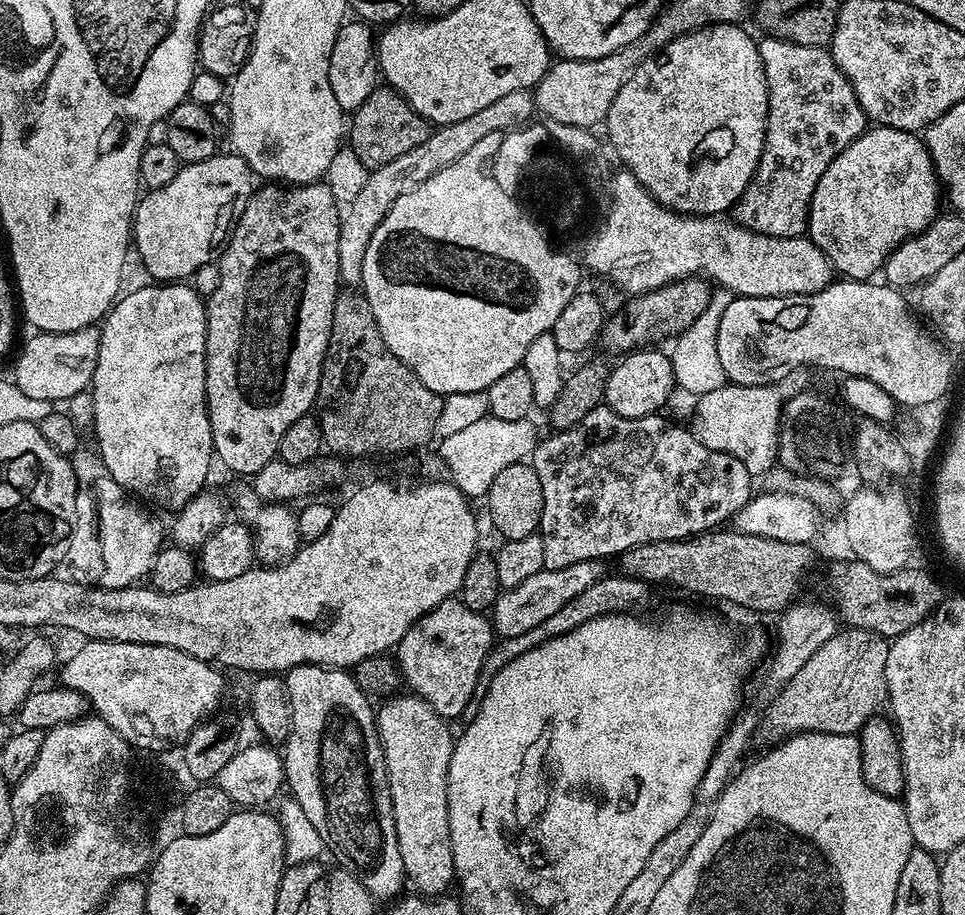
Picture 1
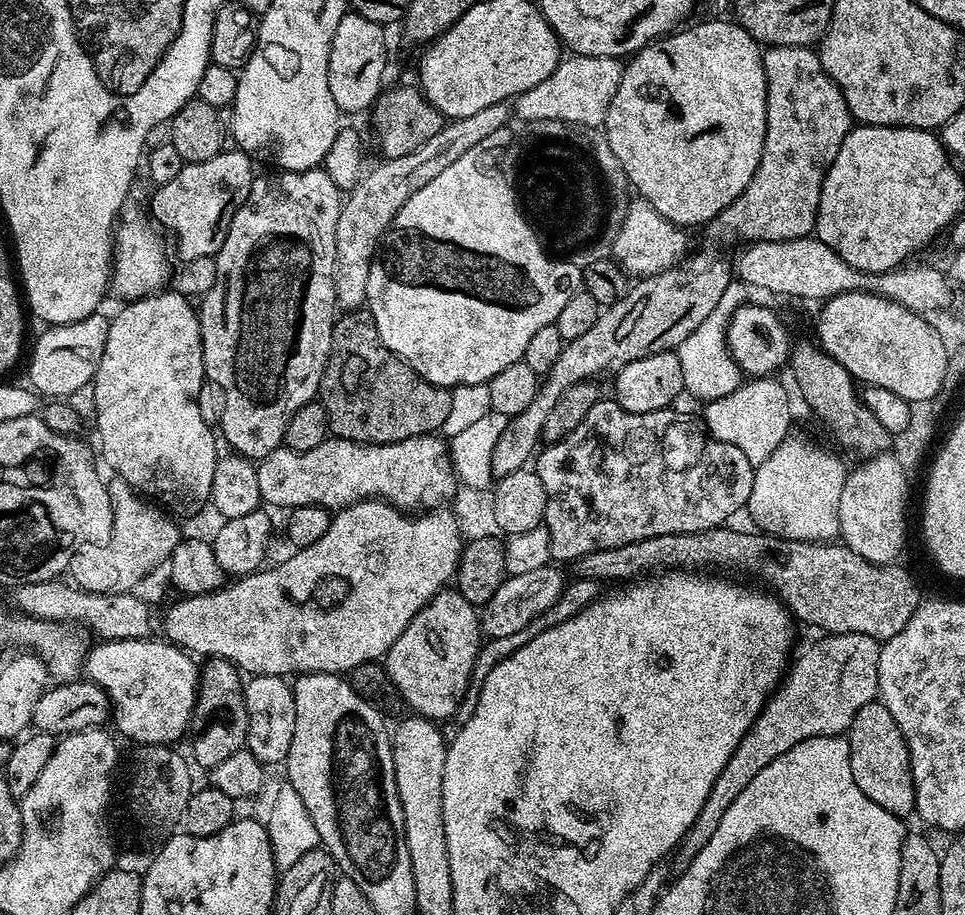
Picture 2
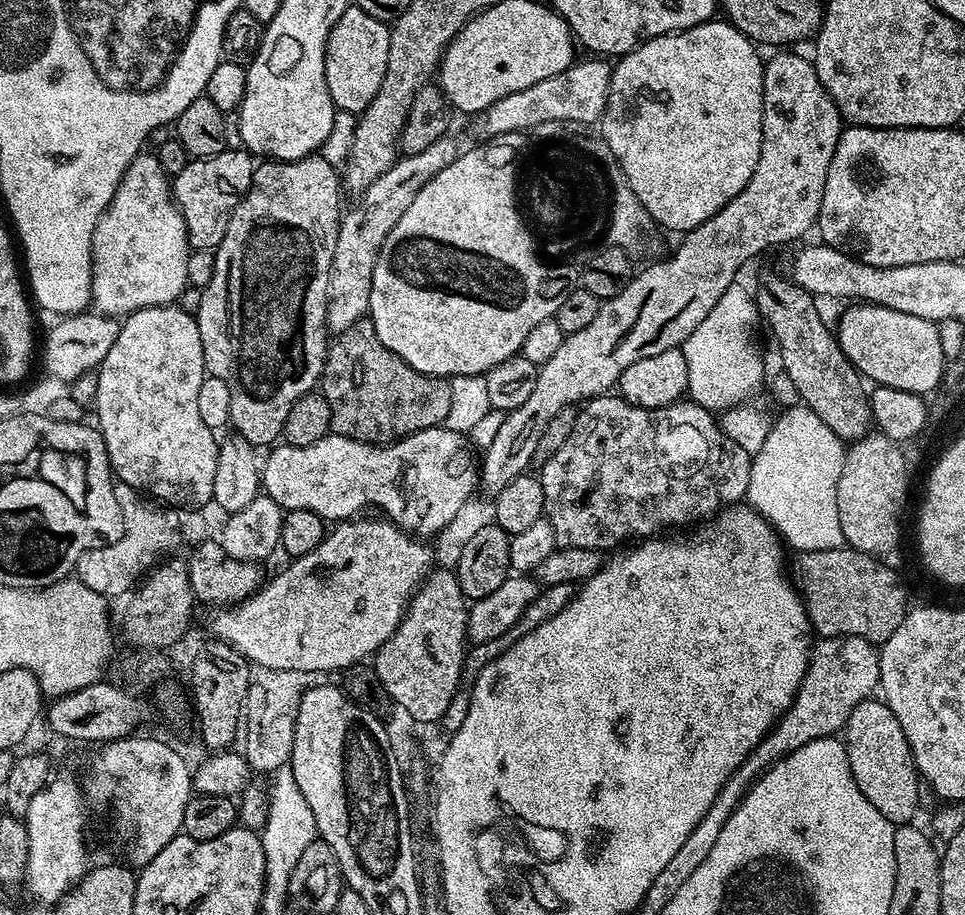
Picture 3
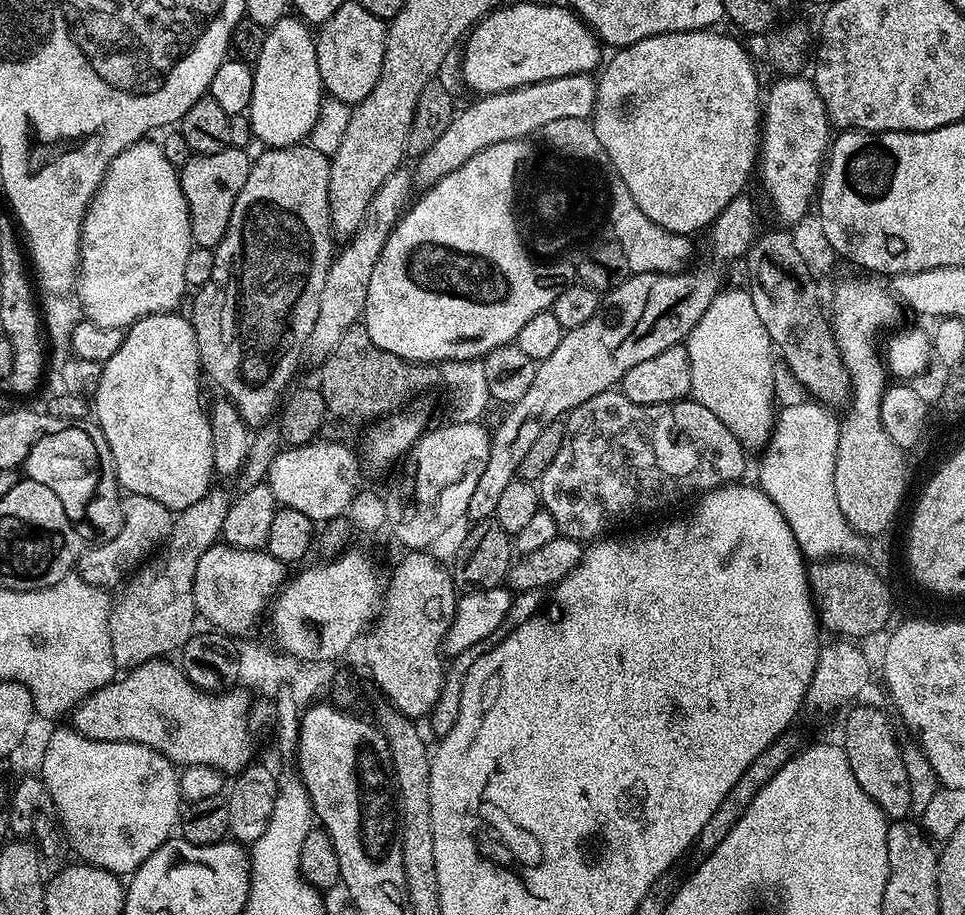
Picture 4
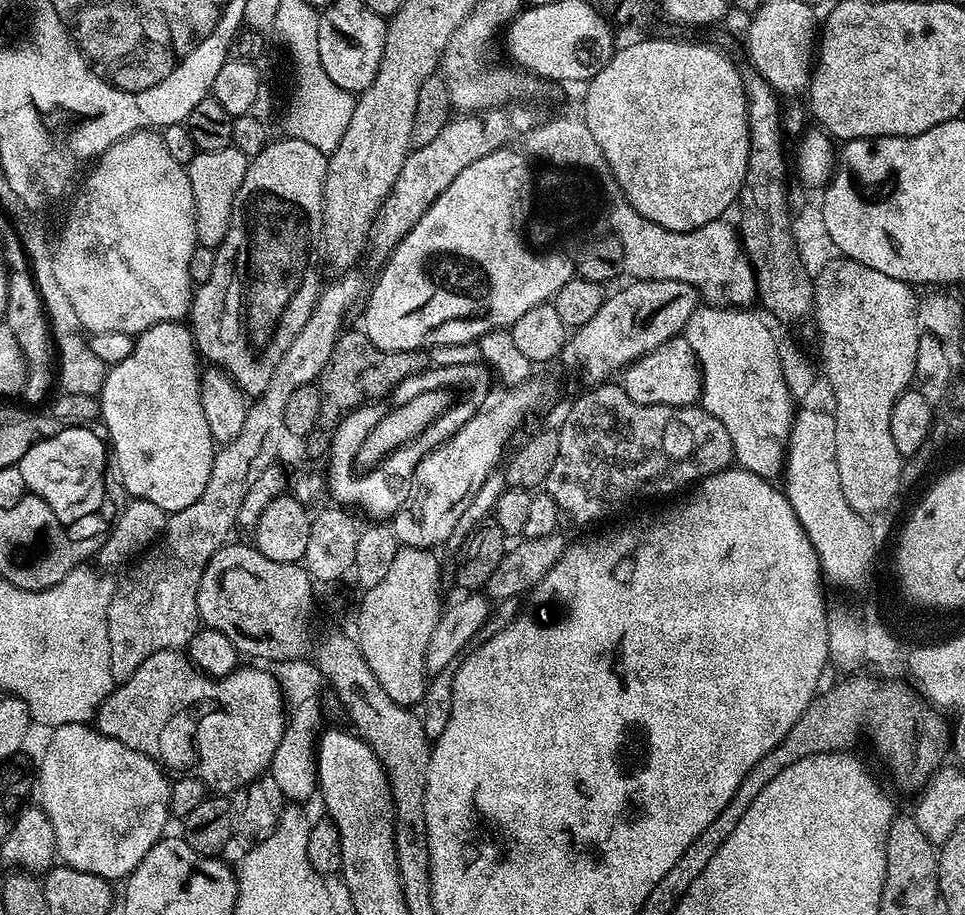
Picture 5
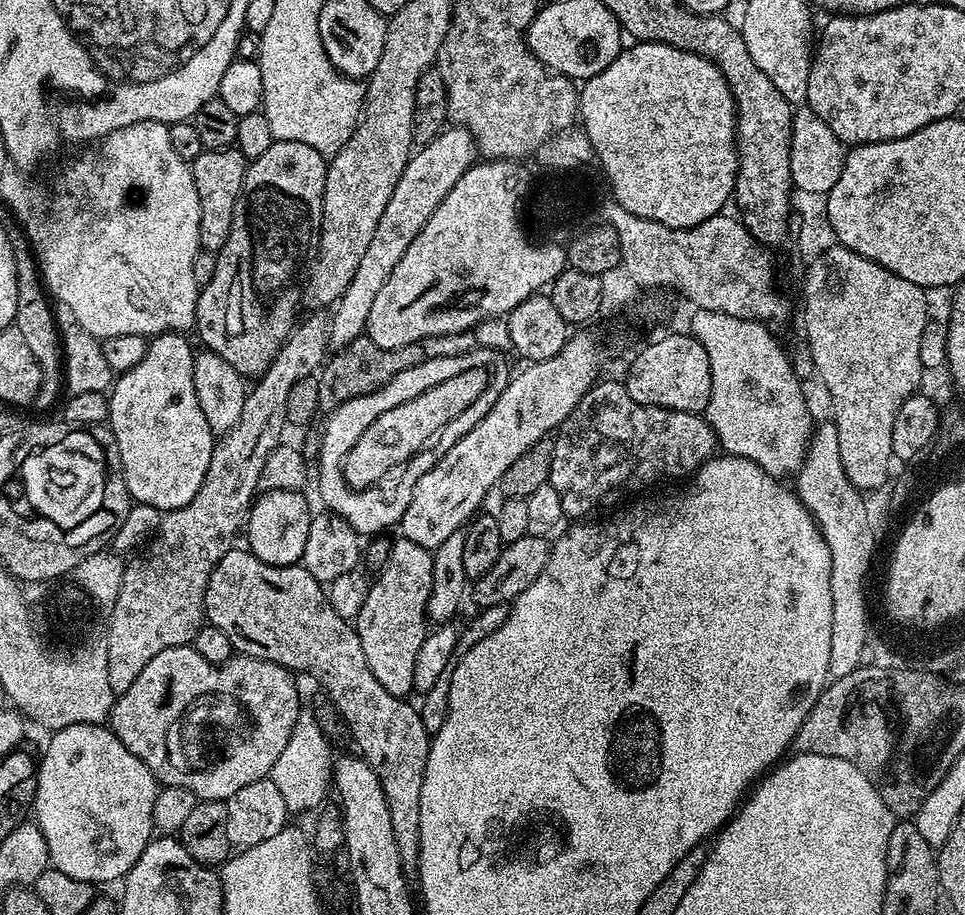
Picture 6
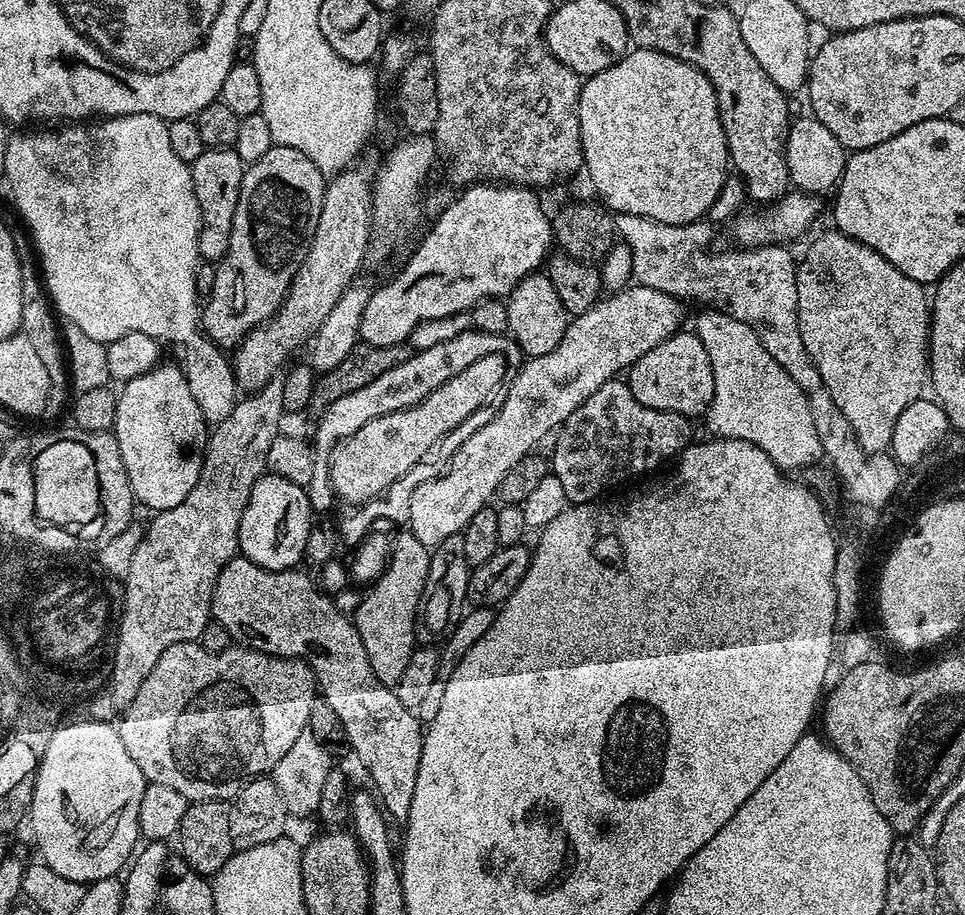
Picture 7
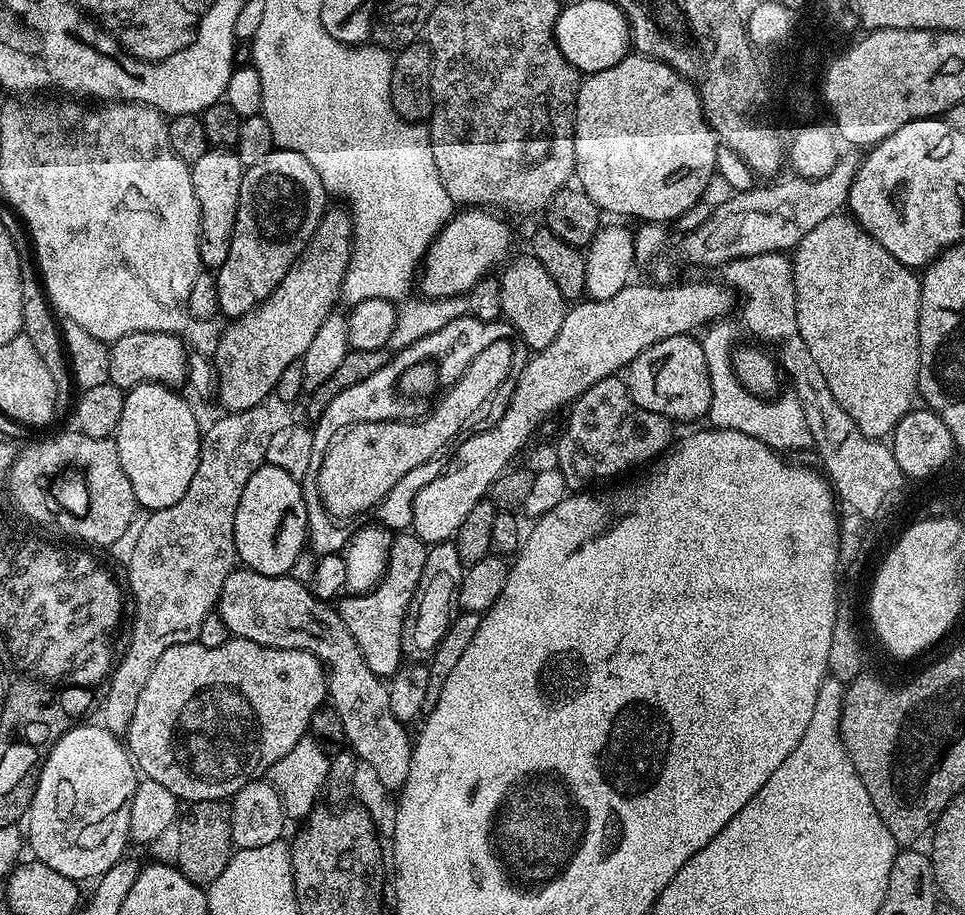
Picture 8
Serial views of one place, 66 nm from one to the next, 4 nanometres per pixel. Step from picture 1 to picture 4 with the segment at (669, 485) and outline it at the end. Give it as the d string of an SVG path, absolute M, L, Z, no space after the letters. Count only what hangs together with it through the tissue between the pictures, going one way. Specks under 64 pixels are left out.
M619 390L594 394L594 398L590 398L590 402L582 402L582 406L575 408L566 417L562 450L558 450L558 458L554 458L554 462L550 462L546 474L542 474L538 481L540 503L543 511L549 512L554 518L559 535L571 540L592 542L603 537L607 533L604 531L614 527L619 520L630 519L636 511L652 512L655 508L668 508L671 504L686 499L691 492L703 494L714 488L721 488L724 484L737 483L743 477L740 475L744 472L744 456L746 456L746 449L738 442L736 435L726 426L722 426L722 422L718 422L718 418L714 418L714 414L710 414L710 410L706 410L706 406L702 406L697 400L685 398L676 401L675 404L639 404L630 402L630 398L626 398L624 393Z

